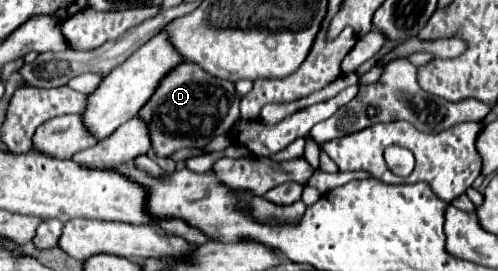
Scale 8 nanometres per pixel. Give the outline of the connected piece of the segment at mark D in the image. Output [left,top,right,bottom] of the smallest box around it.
[139,63,239,157]

